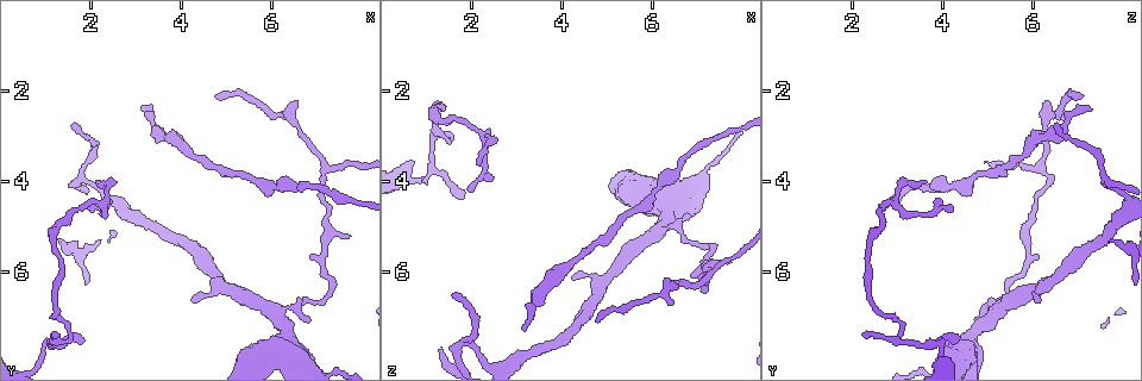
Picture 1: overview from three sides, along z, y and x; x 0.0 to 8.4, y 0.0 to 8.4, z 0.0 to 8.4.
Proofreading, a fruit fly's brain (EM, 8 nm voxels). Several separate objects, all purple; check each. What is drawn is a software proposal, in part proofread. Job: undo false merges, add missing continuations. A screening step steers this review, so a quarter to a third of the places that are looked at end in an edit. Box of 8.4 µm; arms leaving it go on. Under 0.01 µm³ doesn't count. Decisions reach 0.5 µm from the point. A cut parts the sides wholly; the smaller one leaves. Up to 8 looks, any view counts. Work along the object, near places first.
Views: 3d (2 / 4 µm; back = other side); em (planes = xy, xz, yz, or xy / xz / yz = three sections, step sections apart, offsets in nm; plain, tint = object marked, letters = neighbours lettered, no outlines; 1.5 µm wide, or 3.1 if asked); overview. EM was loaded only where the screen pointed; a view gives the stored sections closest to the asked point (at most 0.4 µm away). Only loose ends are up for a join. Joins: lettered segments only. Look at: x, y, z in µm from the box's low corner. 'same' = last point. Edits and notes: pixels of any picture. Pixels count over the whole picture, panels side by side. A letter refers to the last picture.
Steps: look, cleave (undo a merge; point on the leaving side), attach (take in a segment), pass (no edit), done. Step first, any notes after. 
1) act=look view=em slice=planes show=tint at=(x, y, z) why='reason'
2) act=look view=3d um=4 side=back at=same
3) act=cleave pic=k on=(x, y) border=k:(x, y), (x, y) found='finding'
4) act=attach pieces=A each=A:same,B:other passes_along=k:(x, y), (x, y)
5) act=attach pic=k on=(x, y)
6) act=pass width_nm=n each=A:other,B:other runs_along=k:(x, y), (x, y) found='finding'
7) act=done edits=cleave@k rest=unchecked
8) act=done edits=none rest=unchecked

act=look view=3d um=2 at=(1.55, 7.25, 3.10) why='abrupt turn'

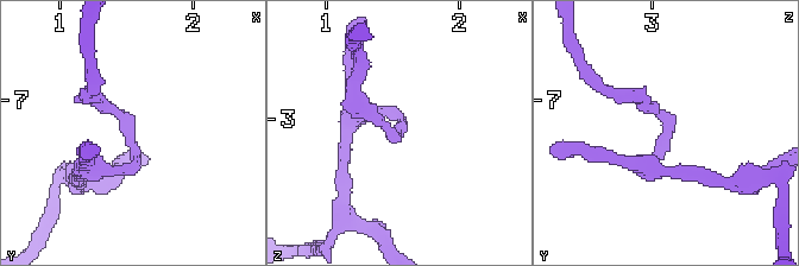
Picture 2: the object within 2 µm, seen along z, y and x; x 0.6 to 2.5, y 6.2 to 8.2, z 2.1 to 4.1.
act=look view=em slice=yz step=4 show=plain at=(1.52, 7.26, 3.10)

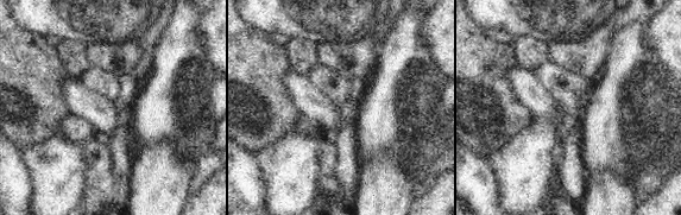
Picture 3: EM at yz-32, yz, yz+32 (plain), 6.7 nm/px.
act=look view=em slice=yz step=4 show=letters at=same

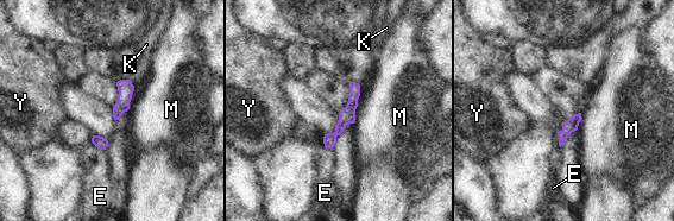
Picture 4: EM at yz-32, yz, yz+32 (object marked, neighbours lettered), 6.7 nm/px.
act=pass width_nm=90 each=E:other,K:other,M:other,Y:other runs_along=4:(356, 86), (350, 111), (328, 144) found='one cell here'

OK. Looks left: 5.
act=look view=em slice=yz step=8 show=letters at=(2.15, 4.00, 3.65) why='free end'

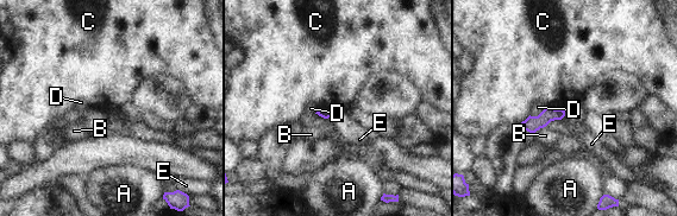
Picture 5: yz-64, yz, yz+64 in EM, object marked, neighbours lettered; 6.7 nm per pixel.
act=pass each=A:other,B:other,C:other,D:other,E:other found='no lettered segment goes on from it'

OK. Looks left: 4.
act=look view=em slice=planes show=tint at=(1.70, 2.75, 6.55) why='tapers out'

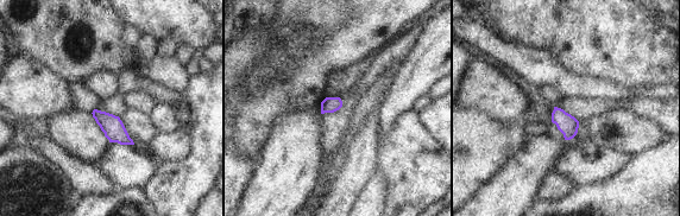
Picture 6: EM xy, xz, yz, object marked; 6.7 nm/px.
act=look view=em slice=planes show=letters at=same why='what lies round it'

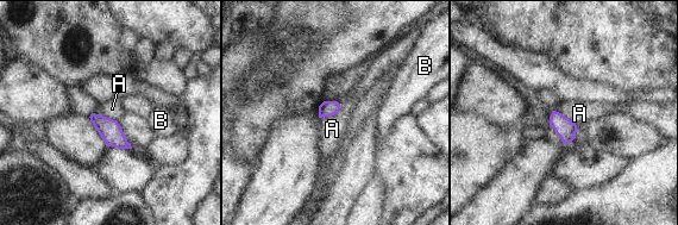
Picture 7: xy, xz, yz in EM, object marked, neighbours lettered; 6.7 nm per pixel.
act=pass width_nm=110 each=A:other,B:other border=7:(339, 102), (336, 113), (319, 118) found='none of them fits'

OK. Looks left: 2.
act=done edits=none rest=unchecked

